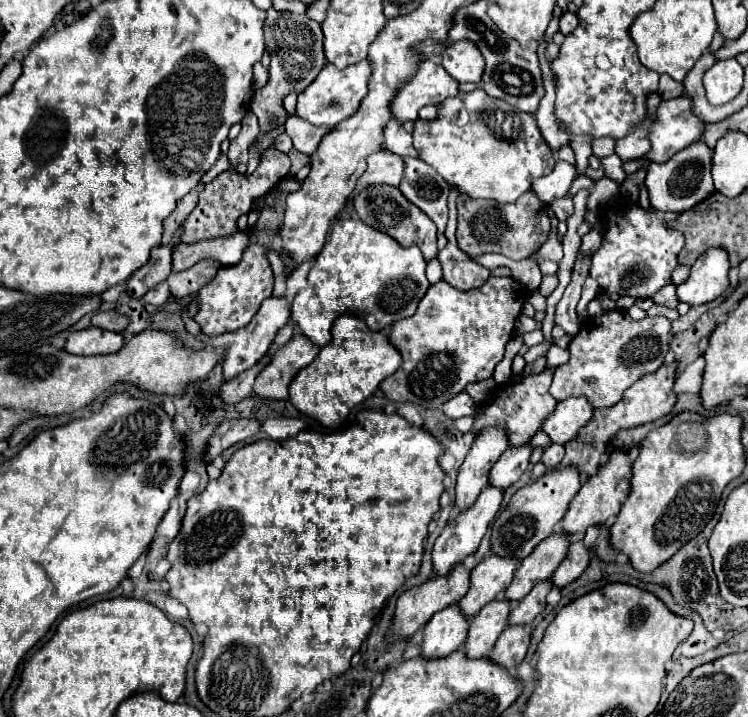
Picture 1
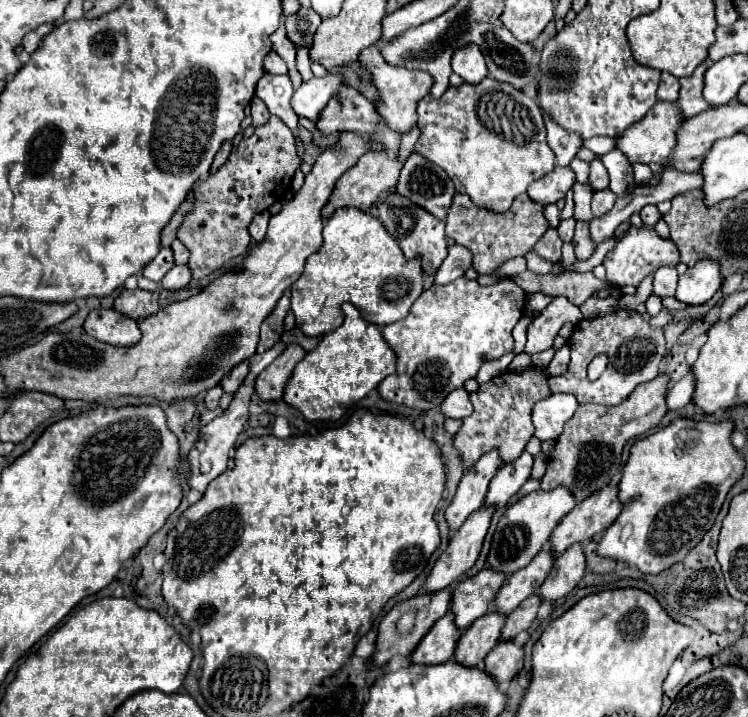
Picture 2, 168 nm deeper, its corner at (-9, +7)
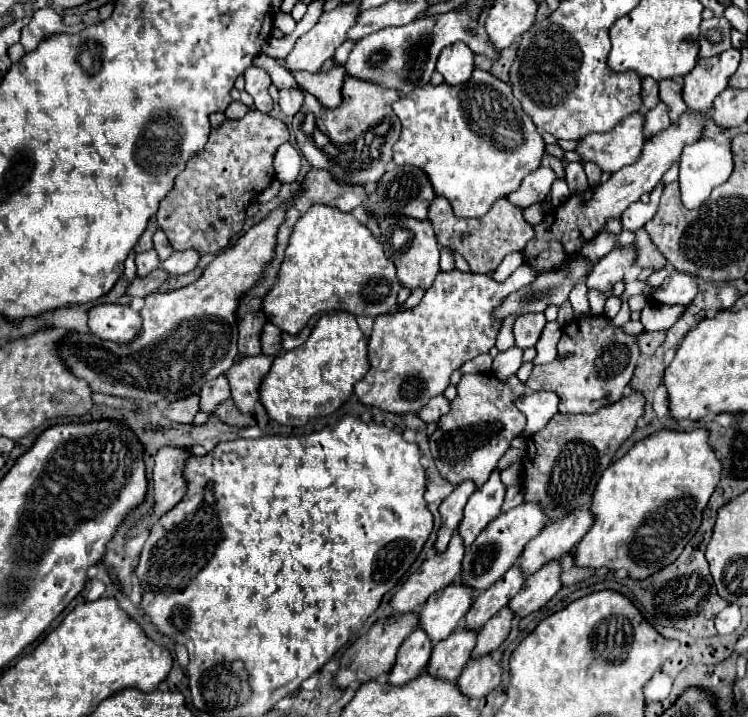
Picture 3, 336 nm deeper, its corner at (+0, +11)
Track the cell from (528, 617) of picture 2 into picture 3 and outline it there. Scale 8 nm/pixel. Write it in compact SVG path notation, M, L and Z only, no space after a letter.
M509 606L501 608L501 612L497 612L497 614L479 630L477 646L475 646L475 650L473 650L473 658L485 656L485 654L497 650L497 648L503 644L503 640L509 636L513 618L515 618L515 612L511 612Z

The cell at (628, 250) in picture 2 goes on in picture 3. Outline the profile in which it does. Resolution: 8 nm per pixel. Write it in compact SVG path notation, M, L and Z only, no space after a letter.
M615 244L615 248L603 260L599 260L587 274L587 280L585 280L587 288L609 292L615 282L623 280L625 270L629 270L635 264L635 260L637 260L635 244L629 244L629 246Z

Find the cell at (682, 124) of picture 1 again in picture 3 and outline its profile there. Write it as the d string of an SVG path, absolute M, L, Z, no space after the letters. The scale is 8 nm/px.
M639 112L623 118L611 132L585 136L577 148L583 162L595 162L605 172L617 172L619 168L639 160L643 150L645 118Z

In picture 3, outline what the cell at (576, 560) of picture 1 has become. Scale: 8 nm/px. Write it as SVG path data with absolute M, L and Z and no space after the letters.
M551 560L541 570L525 578L519 594L509 602L517 616L527 616L545 606L561 590L561 562Z

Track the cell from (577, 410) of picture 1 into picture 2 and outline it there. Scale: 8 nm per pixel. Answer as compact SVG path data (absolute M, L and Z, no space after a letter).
M550 394L532 408L532 424L538 440L556 440L562 426L572 418L578 408L578 400L572 394Z

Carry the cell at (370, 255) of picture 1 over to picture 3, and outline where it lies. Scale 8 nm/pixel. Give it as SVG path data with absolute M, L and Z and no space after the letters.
M315 204L315 208L309 208L303 220L295 224L289 246L285 250L285 260L281 262L279 282L271 288L271 294L265 296L263 308L269 322L277 324L283 332L299 334L315 314L331 310L345 310L351 312L353 316L369 316L369 318L387 314L397 306L399 290L401 282L397 278L397 268L385 256L383 244L373 236L373 232L365 224L355 220L351 214L339 208Z

